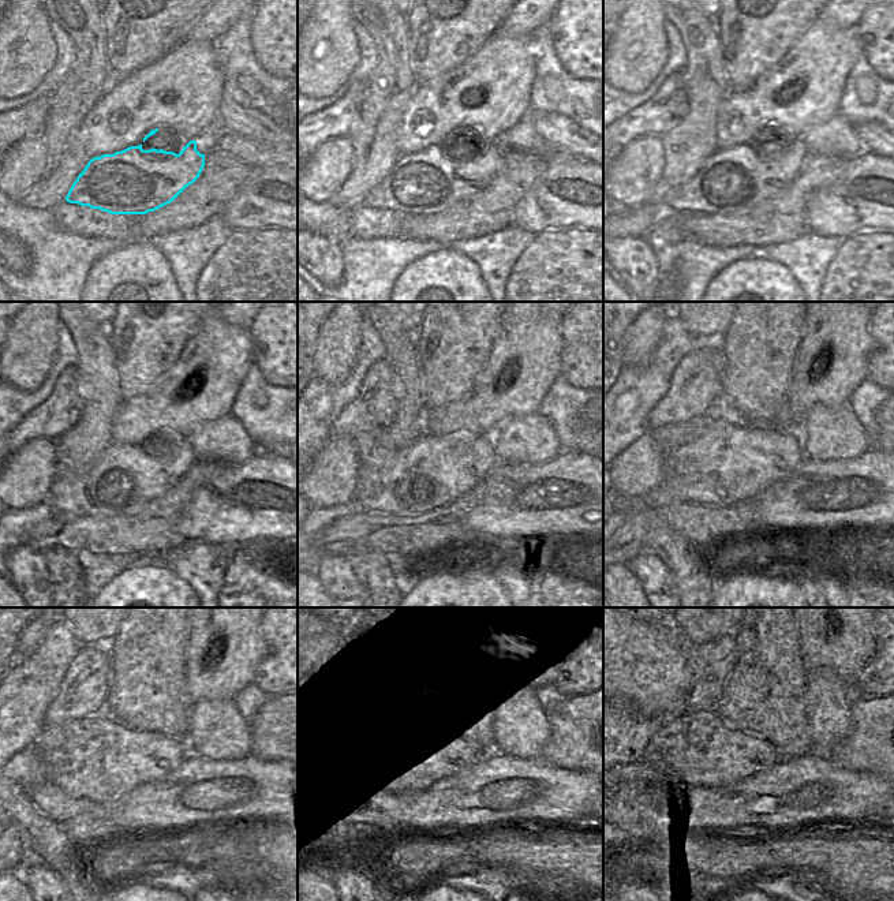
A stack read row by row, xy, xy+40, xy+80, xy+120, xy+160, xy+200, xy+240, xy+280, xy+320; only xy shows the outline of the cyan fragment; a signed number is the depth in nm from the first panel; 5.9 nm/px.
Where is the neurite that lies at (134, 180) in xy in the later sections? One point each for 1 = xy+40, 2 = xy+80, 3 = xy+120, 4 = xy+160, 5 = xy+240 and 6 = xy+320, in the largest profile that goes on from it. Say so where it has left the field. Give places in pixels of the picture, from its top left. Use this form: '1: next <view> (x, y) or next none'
1: next xy+40 (430, 180)
2: next xy+80 (736, 179)
3: next xy+120 (126, 478)
4: next xy+160 (434, 471)
5: next xy+240 (94, 758)
6: next xy+320 (699, 747)

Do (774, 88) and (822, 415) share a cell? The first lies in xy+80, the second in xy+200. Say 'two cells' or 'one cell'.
two cells

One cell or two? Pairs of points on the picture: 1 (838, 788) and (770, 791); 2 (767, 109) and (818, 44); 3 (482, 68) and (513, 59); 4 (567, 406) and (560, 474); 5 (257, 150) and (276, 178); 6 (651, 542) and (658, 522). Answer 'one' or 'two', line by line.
1: one
2: one
3: one
4: two
5: two
6: one

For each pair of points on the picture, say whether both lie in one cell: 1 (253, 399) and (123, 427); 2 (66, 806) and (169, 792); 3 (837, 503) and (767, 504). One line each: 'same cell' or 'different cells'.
1: different cells
2: same cell
3: same cell

